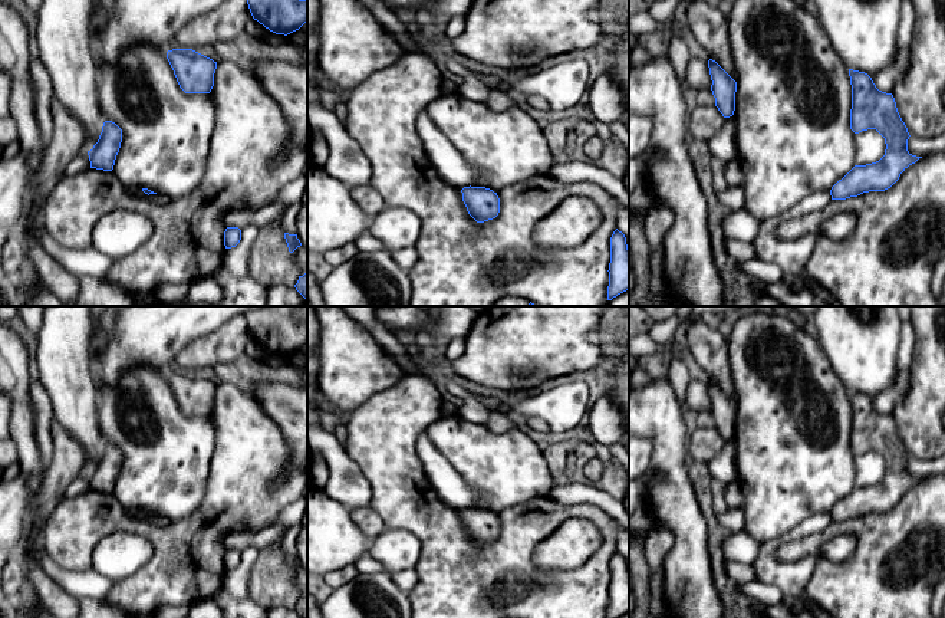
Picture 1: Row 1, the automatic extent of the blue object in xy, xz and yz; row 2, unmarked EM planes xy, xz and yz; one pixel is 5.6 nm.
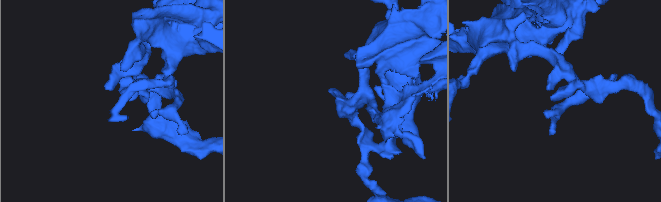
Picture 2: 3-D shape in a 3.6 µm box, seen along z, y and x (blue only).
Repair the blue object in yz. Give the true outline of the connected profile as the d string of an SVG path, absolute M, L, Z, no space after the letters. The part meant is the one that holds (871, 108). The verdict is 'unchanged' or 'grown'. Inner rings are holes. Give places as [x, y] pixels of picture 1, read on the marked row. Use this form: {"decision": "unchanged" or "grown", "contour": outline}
{"decision": "unchanged", "contour": "M849 69L852 85L850 129L855 134L876 129L886 144L885 155L872 164L855 165L830 190L832 200L846 200L869 191L890 188L919 158L908 151L909 132L892 93L876 88L872 78Z"}

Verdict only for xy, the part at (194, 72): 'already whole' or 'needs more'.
already whole

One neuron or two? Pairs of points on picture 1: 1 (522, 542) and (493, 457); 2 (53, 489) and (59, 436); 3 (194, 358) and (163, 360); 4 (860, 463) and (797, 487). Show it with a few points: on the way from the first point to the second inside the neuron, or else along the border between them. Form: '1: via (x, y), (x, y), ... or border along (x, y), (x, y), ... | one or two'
1: border along (542, 496), (506, 508), (497, 515) | two
2: via (58, 476), (61, 473), (61, 449) | one
3: border along (198, 337), (174, 360) | two
4: border along (853, 456), (853, 483), (856, 486) | two

